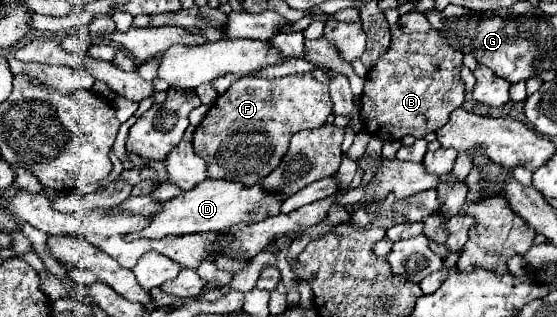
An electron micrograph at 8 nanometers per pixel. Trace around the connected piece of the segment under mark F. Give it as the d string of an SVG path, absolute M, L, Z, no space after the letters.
M294 74L278 80L246 76L236 80L210 106L194 132L194 150L206 160L210 178L256 184L280 164L292 134L320 128L331 112L328 86L312 74Z

